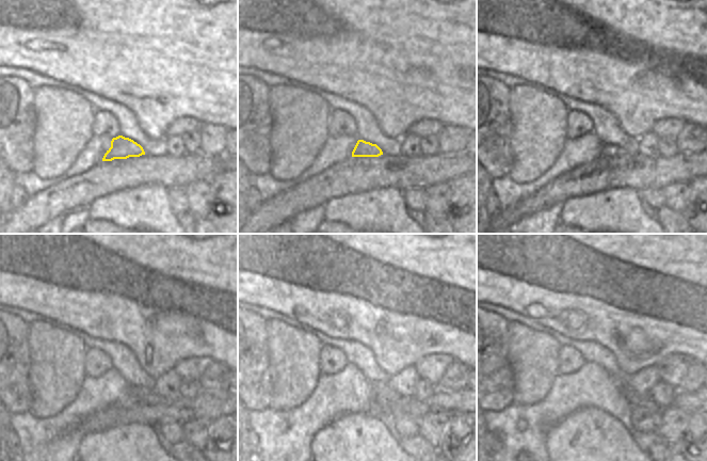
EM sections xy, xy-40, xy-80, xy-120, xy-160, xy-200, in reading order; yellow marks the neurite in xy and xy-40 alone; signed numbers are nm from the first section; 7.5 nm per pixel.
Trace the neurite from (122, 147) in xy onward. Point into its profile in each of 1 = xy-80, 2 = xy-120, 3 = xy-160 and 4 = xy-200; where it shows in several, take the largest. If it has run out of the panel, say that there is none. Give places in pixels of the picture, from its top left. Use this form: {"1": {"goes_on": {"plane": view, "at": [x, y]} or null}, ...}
{"1": {"goes_on": {"plane": "xy-80", "at": [607, 149]}}, "2": {"goes_on": {"plane": "xy-120", "at": [144, 395]}}, "3": {"goes_on": {"plane": "xy-160", "at": [390, 401]}}, "4": {"goes_on": {"plane": "xy-200", "at": [635, 400]}}}

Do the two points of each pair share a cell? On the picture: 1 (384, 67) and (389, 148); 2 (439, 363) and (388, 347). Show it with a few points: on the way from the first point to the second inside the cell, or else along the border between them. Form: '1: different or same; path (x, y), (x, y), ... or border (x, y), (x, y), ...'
1: different; border (373, 116), (385, 134), (400, 140)
2: different; border (448, 354), (428, 354), (413, 365)

